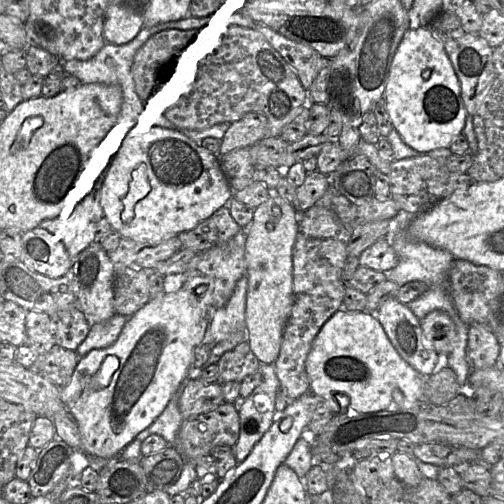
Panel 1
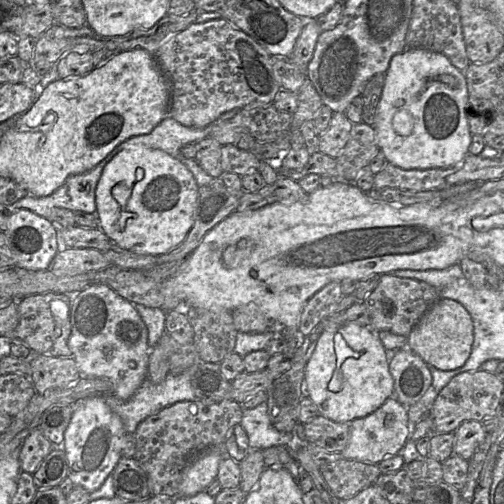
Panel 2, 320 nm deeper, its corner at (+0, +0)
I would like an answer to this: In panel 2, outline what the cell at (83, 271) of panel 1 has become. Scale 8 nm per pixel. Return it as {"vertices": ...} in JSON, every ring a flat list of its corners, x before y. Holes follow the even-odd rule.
{"vertices":[[104,283,92,284,81,292,71,297,71,309,70,309,70,322,71,322,71,334,68,339,68,346,72,353,72,358,75,360,76,365,80,372,81,376,87,377,97,377,97,378,106,378,110,381,112,392,119,397,120,399,126,400,129,399,134,393,141,387,143,382,147,379,148,372,148,363,149,363,149,353,150,345,148,342,148,331,145,323,141,319,139,313,136,310,134,304,120,296,112,288]]}

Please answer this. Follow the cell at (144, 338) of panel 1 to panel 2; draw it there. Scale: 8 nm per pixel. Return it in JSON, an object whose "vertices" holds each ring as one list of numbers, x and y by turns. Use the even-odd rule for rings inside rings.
{"vertices":[[101,396,87,397,69,405,73,405,73,414,62,445,68,461,68,477,74,487,92,493,113,473,121,458,122,438,126,432,120,417]]}

